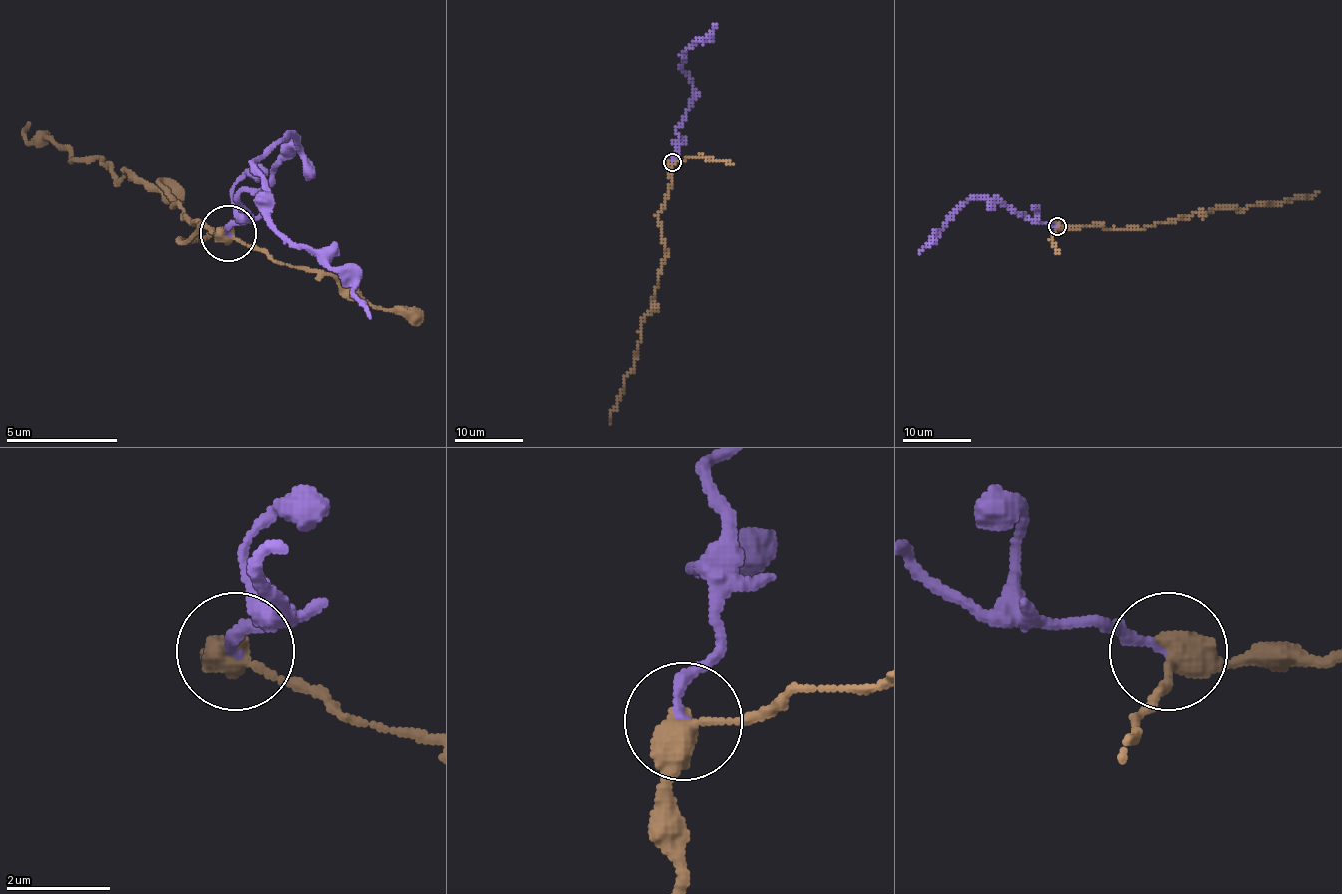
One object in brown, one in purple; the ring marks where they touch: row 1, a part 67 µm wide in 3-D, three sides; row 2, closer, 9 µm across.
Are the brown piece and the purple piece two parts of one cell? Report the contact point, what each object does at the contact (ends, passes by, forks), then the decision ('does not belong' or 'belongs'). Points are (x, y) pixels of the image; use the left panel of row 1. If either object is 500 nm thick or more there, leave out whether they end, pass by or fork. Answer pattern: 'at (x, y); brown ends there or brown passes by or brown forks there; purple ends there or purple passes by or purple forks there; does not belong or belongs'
at (228, 233); brown passes by; purple ends there; belongs

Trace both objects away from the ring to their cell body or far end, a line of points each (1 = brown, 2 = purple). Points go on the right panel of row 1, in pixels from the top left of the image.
1: (1057, 227), (1098, 224), (1111, 229), (1145, 229), (1198, 212), (1245, 210), (1318, 193)
2: (1057, 227), (1048, 222), (1027, 220), (993, 200), (971, 196), (939, 230), (932, 242), (918, 253)

